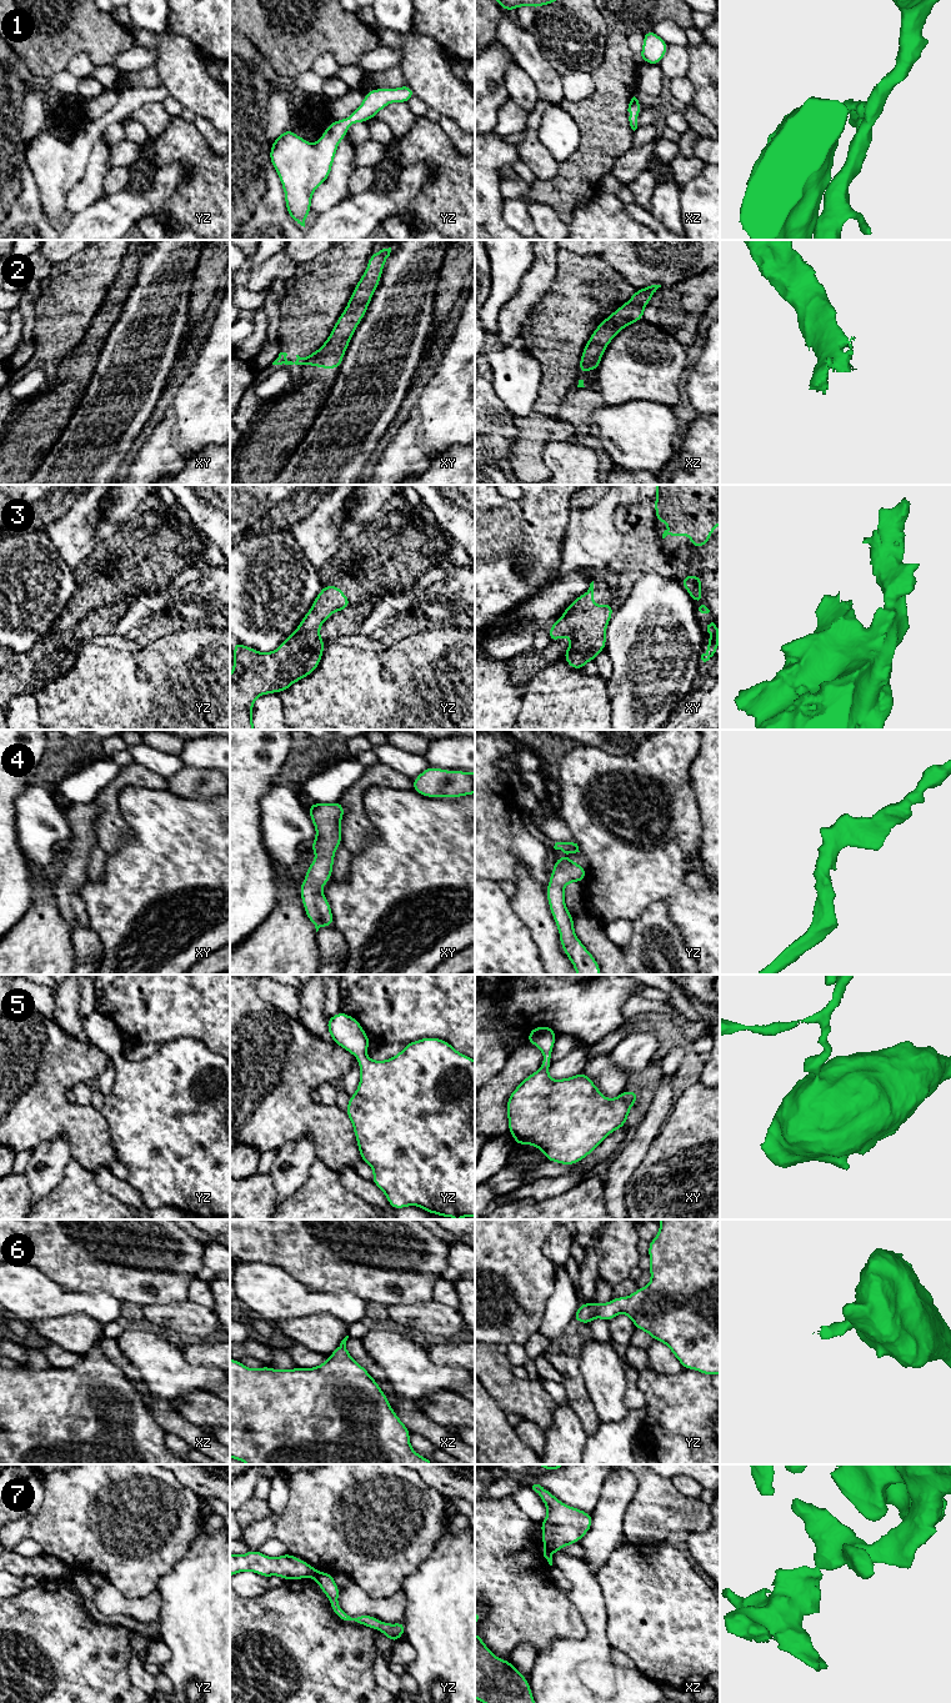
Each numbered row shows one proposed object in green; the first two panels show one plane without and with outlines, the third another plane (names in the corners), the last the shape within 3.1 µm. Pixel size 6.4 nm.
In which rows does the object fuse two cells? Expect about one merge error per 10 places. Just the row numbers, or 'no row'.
7

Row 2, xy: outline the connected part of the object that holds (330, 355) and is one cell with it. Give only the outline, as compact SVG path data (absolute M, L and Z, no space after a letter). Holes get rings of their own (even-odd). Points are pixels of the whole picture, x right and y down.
M391 247L374 252L369 261L366 271L360 277L352 295L345 307L345 311L337 319L330 336L324 345L310 356L300 357L296 361L289 361L286 352L280 352L272 365L309 365L320 369L340 369L346 349L351 337L365 316L371 297L380 284L384 265L390 256Z

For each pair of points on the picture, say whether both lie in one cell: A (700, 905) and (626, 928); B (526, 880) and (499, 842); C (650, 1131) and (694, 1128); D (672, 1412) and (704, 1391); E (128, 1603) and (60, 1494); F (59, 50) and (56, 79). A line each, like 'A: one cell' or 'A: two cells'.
A: two cells
B: two cells
C: two cells
D: one cell
E: two cells
F: two cells

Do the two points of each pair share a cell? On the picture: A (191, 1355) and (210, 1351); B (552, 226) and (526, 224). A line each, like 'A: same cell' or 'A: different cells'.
A: same cell
B: different cells

